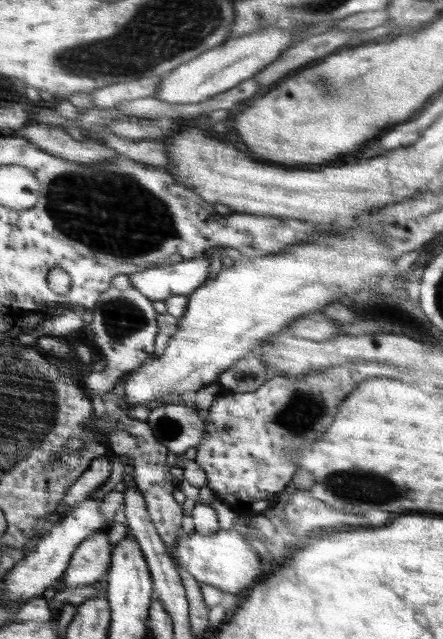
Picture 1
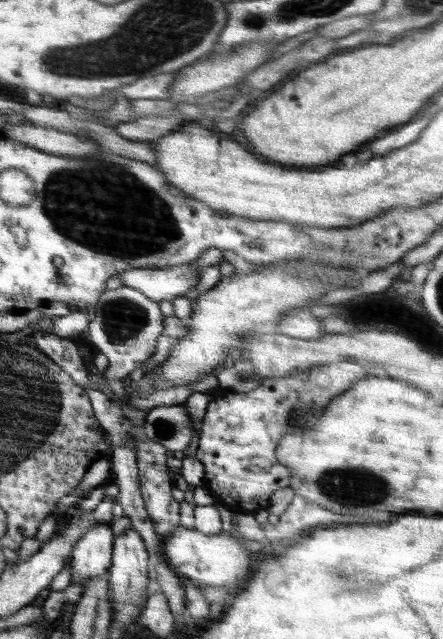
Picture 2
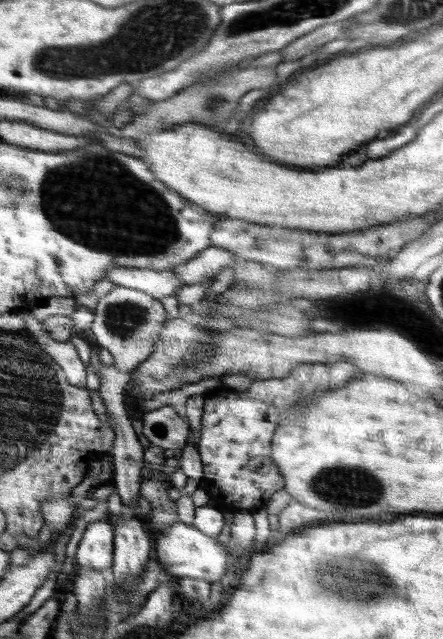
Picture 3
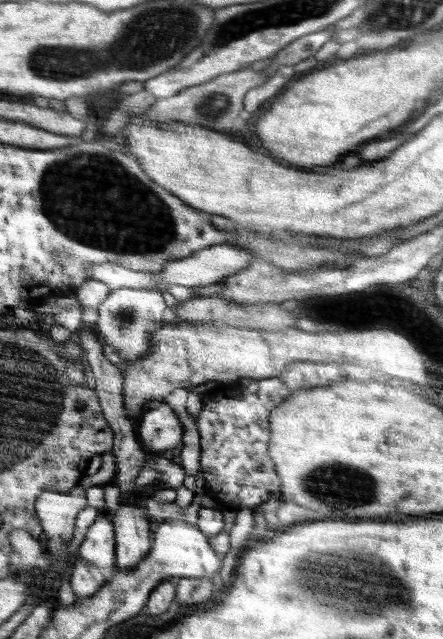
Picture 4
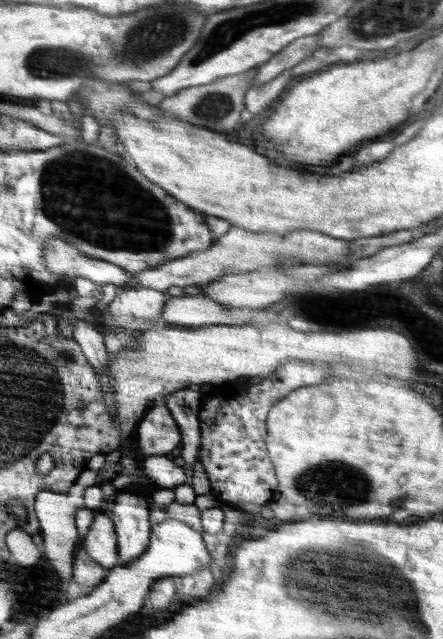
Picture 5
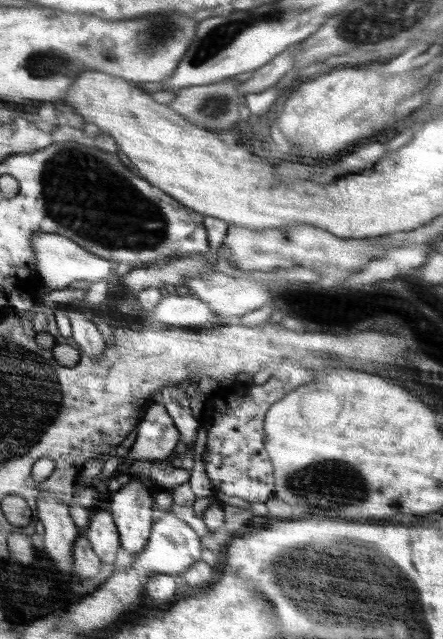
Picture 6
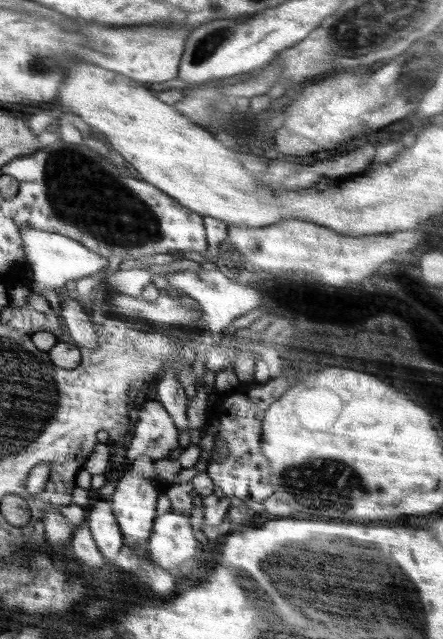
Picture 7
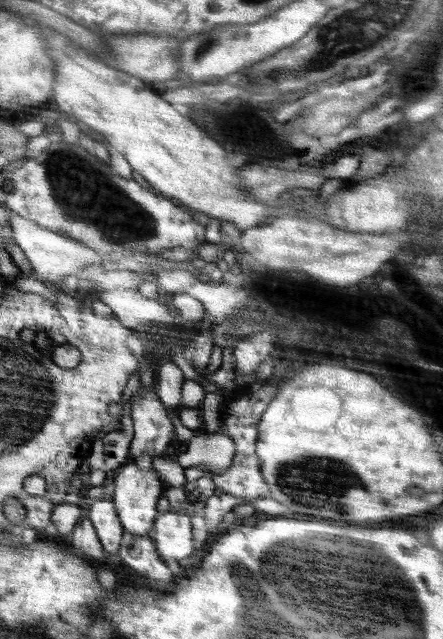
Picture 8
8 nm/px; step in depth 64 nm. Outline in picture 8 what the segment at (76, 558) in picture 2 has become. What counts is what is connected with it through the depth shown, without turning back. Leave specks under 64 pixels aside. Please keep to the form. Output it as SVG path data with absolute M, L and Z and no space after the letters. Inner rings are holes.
M107 495L94 501L89 508L89 518L104 552L110 556L116 554L118 548L121 548L125 529L122 528L122 522L118 518L112 498Z

